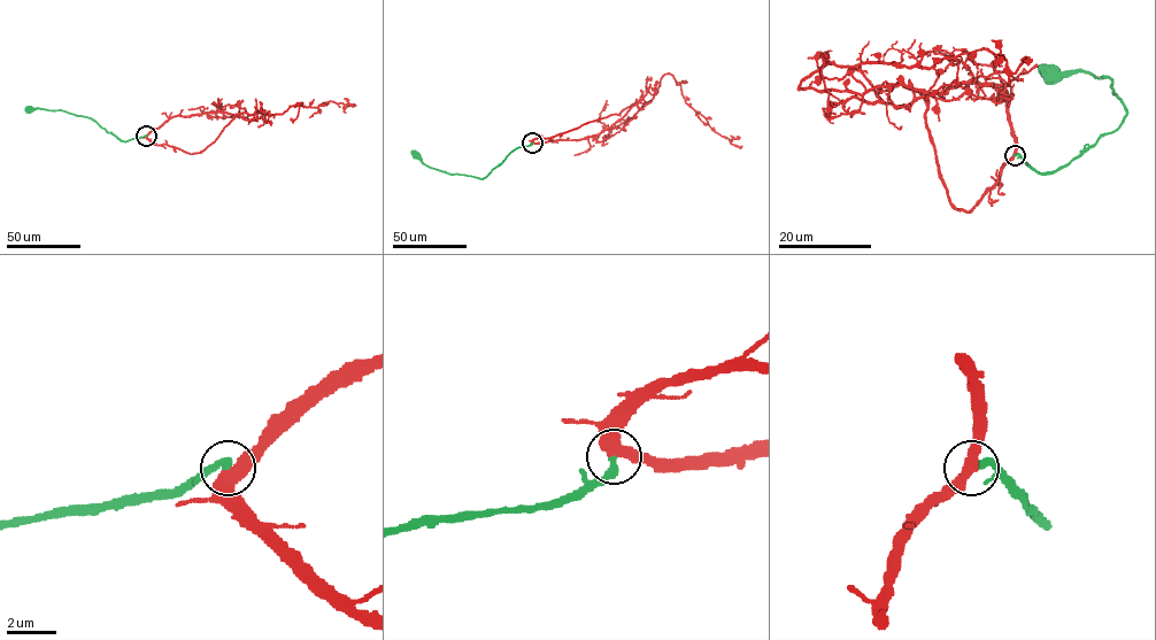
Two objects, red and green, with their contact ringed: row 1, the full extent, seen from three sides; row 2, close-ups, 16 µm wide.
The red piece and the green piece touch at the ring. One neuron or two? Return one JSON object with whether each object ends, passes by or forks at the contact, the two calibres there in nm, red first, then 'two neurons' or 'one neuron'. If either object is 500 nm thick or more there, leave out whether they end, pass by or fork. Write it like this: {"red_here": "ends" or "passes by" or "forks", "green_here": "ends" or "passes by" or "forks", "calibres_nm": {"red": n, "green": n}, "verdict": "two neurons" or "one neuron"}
{"red_here": "passes by", "green_here": "ends", "calibres_nm": {"red": 460, "green": 360}, "verdict": "one neuron"}

